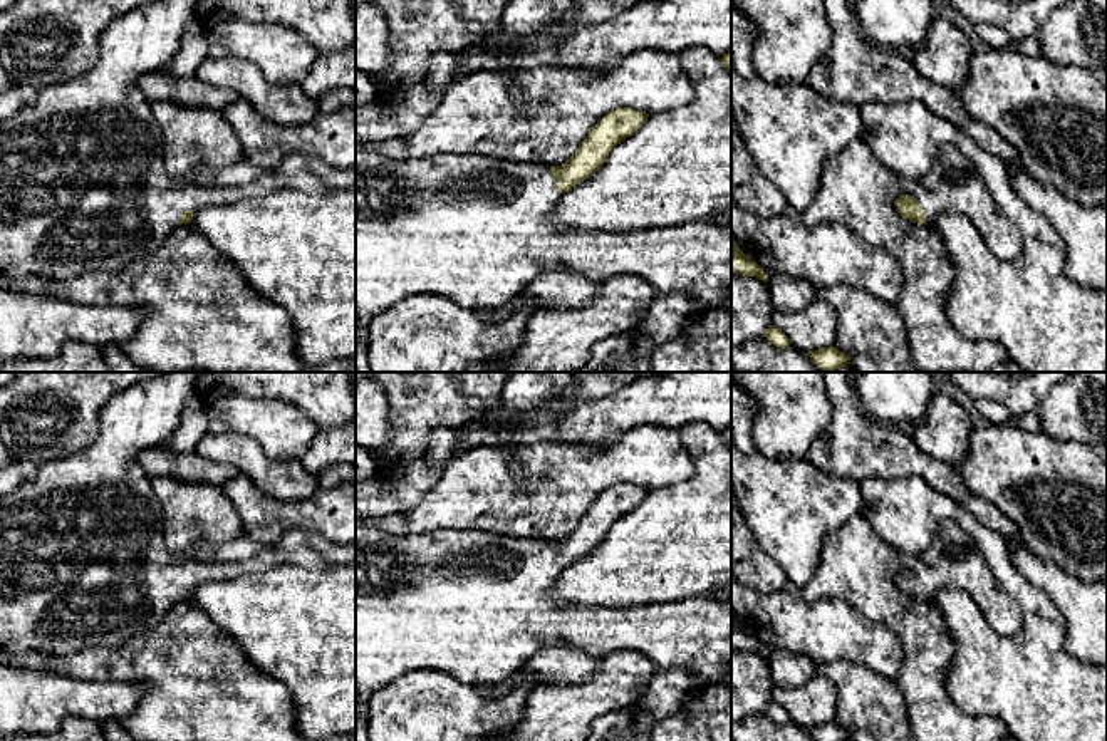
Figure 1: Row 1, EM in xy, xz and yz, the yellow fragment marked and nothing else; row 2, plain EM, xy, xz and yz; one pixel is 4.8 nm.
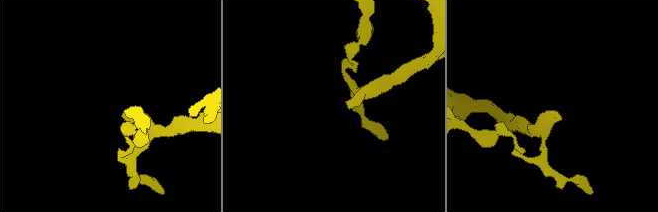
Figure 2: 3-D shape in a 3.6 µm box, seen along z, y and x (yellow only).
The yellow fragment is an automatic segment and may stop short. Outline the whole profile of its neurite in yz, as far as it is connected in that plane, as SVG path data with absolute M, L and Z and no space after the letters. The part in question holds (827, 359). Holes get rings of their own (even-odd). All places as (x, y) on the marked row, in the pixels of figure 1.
M824 347L819 350L807 352L810 360L822 370L832 372L850 364L850 355L840 352L837 347Z

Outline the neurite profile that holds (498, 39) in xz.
M498 25L476 47L481 50L502 50L505 47L517 49L518 42L510 37L502 25Z

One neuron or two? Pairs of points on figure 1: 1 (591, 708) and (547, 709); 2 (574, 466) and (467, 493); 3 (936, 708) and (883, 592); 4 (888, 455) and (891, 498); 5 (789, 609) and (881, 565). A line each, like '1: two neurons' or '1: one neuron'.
1: one neuron
2: one neuron
3: one neuron
4: two neurons
5: two neurons

